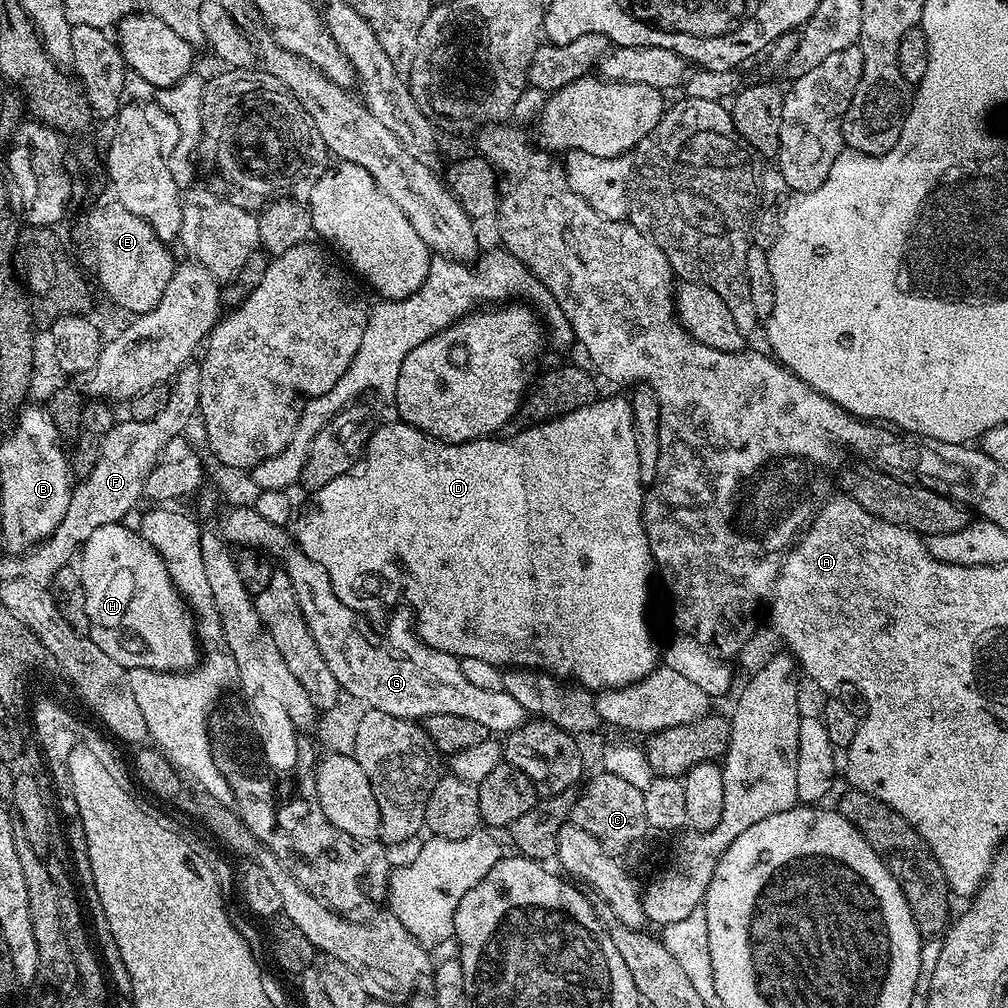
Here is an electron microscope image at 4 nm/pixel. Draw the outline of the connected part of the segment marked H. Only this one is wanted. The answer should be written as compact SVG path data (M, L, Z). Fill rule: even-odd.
M116 523L112 525L100 526L90 535L82 548L78 552L78 571L82 578L82 612L88 615L87 635L91 636L92 641L102 650L102 654L110 654L110 658L114 658L114 662L121 664L124 669L131 670L135 668L151 668L159 673L178 673L182 667L186 666L190 670L195 669L198 664L198 637L196 635L197 617L191 608L184 603L184 599L180 597L180 591L172 584L170 574L166 570L166 562L158 554L158 550L154 550L145 542L144 537L134 528L127 528L124 523Z

